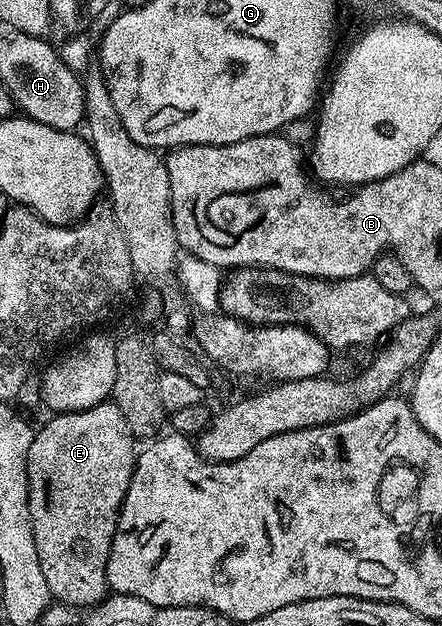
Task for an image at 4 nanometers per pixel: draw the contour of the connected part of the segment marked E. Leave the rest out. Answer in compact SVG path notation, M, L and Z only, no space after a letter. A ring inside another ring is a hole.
M113 401L93 405L81 412L52 414L50 418L40 431L38 428L32 434L27 454L27 504L33 541L37 545L37 561L41 561L41 573L45 573L45 585L49 585L52 600L71 607L94 607L109 594L107 558L119 510L135 472L137 440Z

